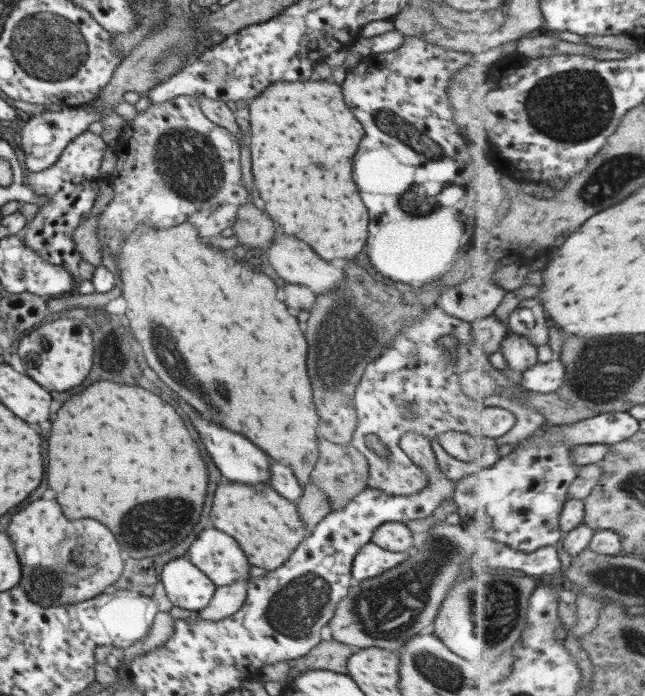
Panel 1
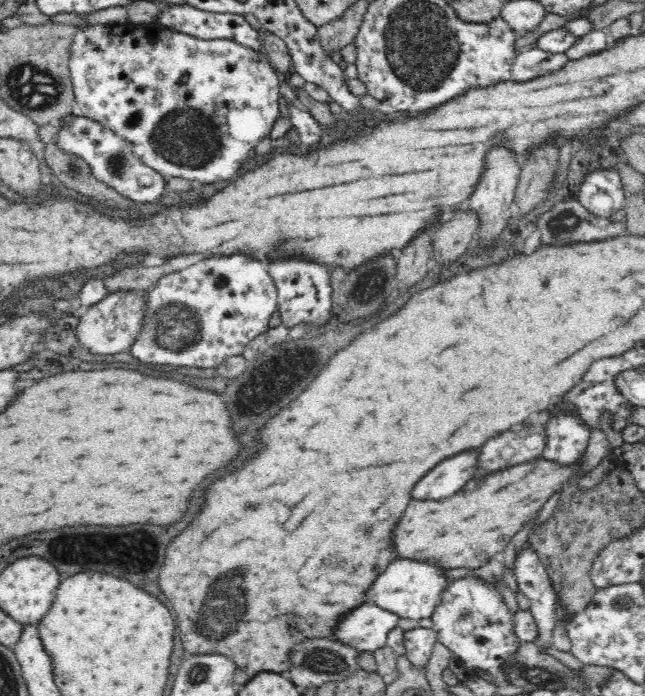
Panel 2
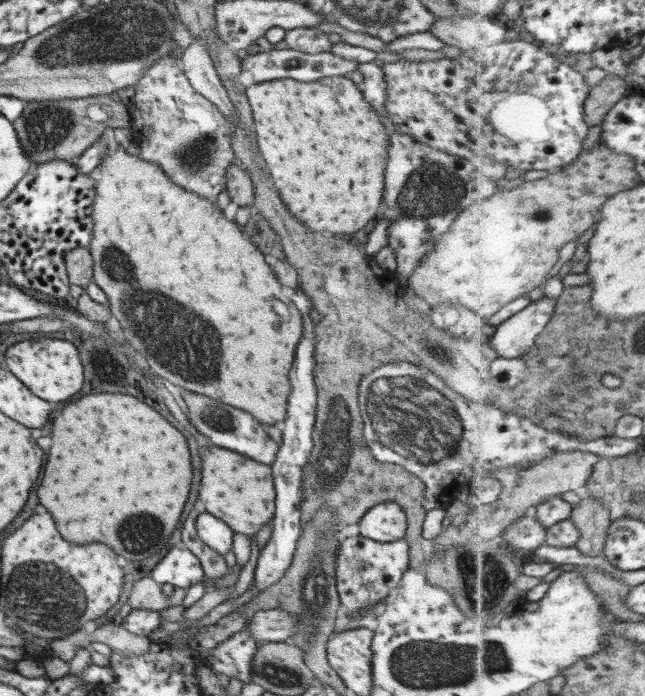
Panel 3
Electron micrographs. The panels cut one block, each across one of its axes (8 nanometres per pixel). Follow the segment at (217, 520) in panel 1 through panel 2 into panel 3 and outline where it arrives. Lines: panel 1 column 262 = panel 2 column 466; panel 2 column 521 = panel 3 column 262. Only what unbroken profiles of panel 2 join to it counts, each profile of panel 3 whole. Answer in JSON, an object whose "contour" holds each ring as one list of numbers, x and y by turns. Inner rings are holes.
{"contour":[[211,446,203,454,199,498,205,513,223,520,232,532,248,538,259,532,274,516,274,486,270,468,245,456]]}

